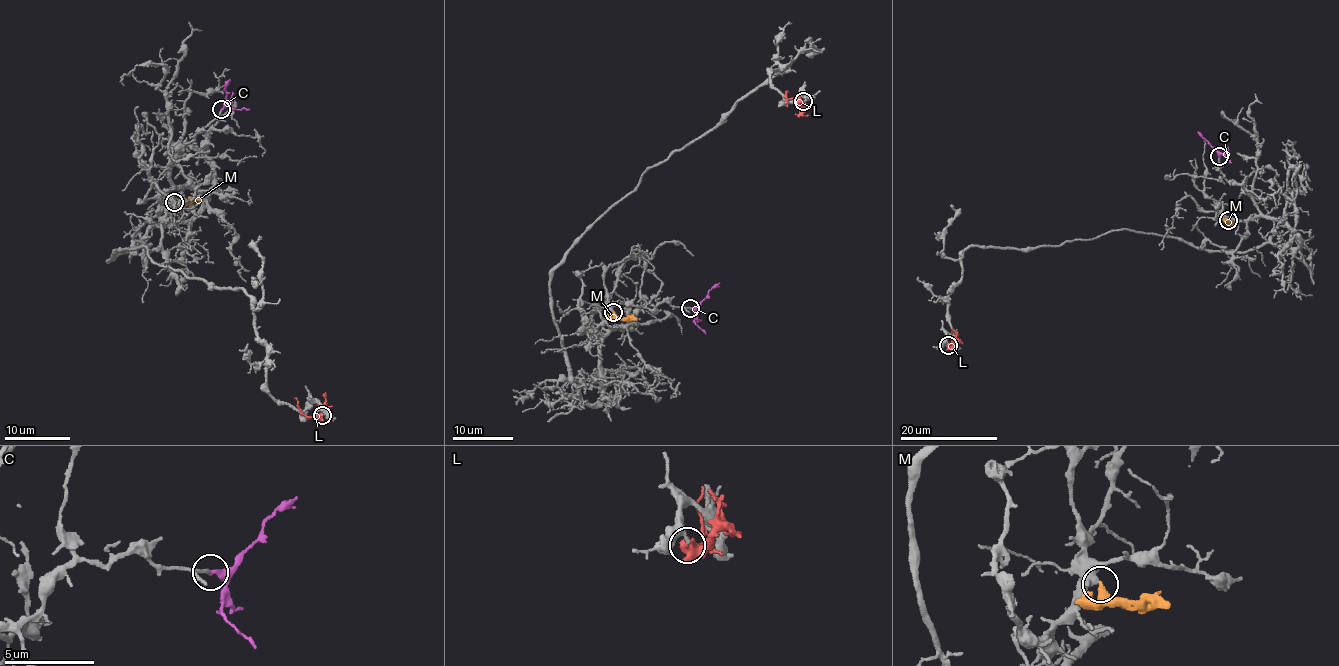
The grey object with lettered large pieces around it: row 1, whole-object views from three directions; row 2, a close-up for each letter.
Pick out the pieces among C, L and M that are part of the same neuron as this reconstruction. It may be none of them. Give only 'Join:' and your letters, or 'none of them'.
Join: C

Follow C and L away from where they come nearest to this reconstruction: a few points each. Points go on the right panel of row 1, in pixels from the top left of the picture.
C: (1219, 157), (1197, 131)
L: (948, 346), (952, 344), (952, 330)

